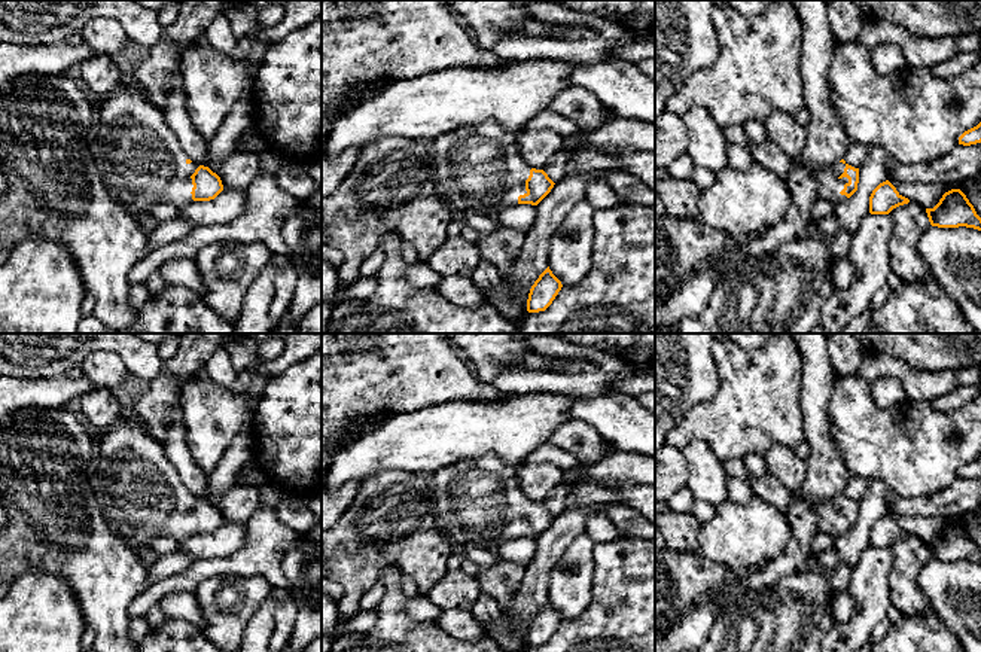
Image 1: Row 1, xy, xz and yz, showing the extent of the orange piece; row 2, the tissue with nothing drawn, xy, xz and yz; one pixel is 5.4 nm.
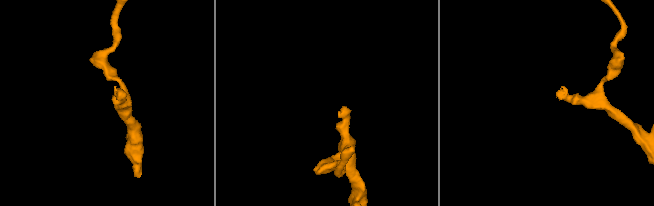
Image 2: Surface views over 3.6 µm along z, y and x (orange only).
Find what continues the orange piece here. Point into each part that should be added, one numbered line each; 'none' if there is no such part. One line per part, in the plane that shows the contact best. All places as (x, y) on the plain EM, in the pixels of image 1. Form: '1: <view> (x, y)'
1: yz (829, 520)

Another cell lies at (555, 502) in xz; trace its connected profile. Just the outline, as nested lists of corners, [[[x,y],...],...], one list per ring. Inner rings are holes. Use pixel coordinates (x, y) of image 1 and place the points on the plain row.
[[[563,482],[557,488],[554,488],[545,499],[543,505],[554,517],[561,514],[567,506],[566,499],[569,496],[570,488],[572,488],[570,485]]]

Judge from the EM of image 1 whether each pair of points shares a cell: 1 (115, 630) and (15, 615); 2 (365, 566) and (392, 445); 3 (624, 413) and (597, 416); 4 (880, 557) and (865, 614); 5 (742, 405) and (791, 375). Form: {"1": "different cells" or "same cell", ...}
{"1": "different cells", "2": "different cells", "3": "same cell", "4": "same cell", "5": "same cell"}

